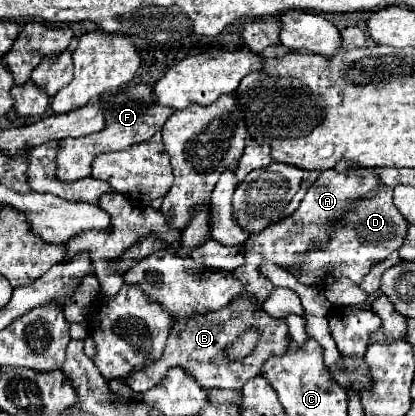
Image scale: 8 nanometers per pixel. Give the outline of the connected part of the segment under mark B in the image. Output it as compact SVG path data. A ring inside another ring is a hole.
M237 302L237 306L225 306L217 312L189 318L189 322L175 320L167 346L165 346L165 354L153 366L149 366L149 370L141 370L141 374L133 374L133 378L127 378L127 382L129 386L133 386L133 390L147 392L149 388L159 386L171 368L183 368L205 390L209 388L231 388L231 390L237 388L239 390L245 386L247 380L261 374L261 366L271 356L279 356L279 354L283 356L287 352L287 346L289 346L289 332L287 332L285 322L269 318L265 312L253 314L253 310L249 310L249 302ZM251 326L259 326L263 330L263 342L259 342L255 352L251 352L251 356L237 360L237 362L229 362L225 356L221 356L225 346L231 344L239 334L243 334Z

